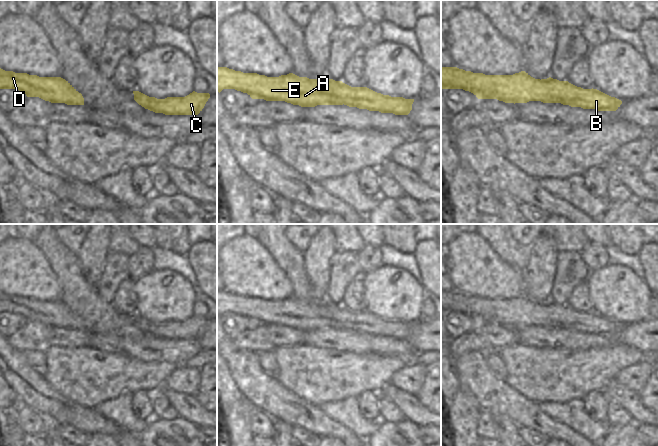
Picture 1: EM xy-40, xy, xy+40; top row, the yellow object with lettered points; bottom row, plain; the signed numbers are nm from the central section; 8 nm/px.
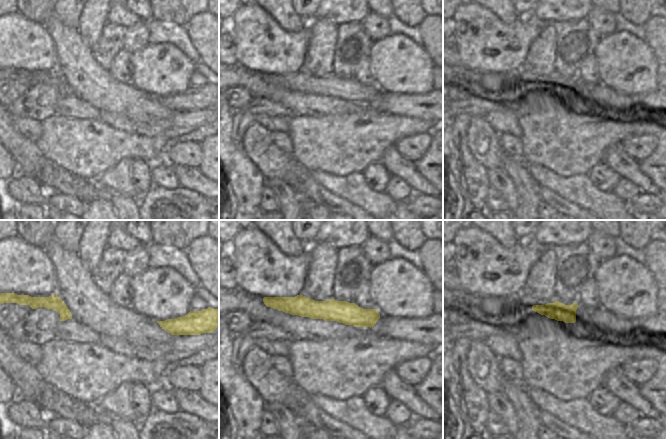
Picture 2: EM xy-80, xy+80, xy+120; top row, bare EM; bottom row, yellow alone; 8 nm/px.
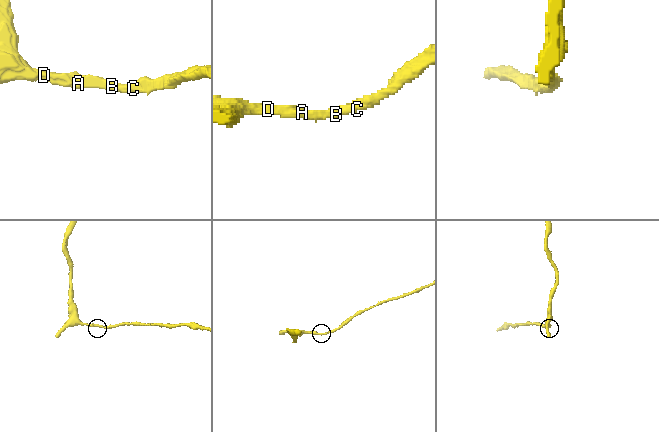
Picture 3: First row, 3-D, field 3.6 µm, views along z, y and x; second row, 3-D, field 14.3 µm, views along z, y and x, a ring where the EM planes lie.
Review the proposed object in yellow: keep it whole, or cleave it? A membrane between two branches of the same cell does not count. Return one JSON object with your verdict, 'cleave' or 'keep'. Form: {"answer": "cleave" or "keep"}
{"answer": "keep"}

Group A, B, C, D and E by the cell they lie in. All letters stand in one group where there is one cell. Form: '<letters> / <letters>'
A B C D E

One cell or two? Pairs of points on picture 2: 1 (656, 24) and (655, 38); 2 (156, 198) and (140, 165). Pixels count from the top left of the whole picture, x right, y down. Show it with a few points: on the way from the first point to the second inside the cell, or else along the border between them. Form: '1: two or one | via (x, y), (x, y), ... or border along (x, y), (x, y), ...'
1: one | via (656, 27), (656, 35)
2: two | border along (152, 185), (144, 193)

